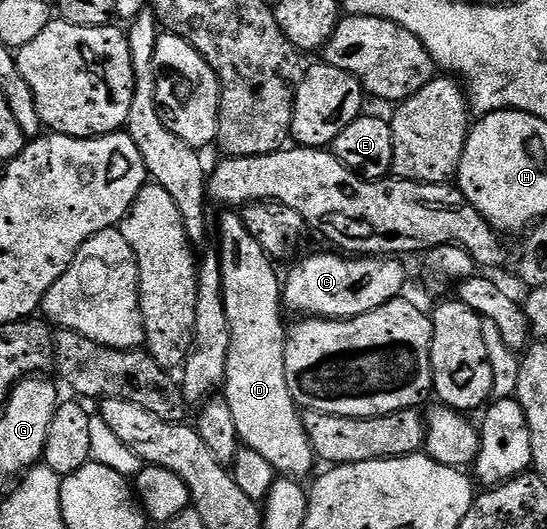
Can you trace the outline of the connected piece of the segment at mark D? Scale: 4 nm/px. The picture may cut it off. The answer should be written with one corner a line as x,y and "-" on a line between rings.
232,210
225,213
220,220
218,251
220,261
224,264
224,301
226,318
230,321
230,354
226,358
222,395
230,406
230,411
234,413
241,445
262,454
272,471
281,477
303,481
304,476
313,475
314,453
310,438
306,438
301,409
290,394
290,386
286,382
286,324
284,328
282,276
276,273
277,265
272,257
266,254
266,250
262,250
262,246
258,246
254,234
246,230
243,215

